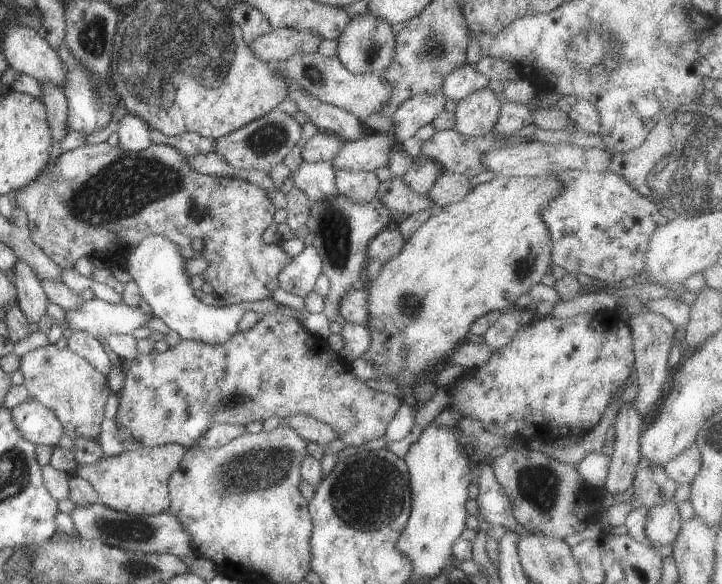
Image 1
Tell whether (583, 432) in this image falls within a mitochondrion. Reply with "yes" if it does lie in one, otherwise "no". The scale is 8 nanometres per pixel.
no

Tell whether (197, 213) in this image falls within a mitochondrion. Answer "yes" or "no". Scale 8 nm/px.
yes

